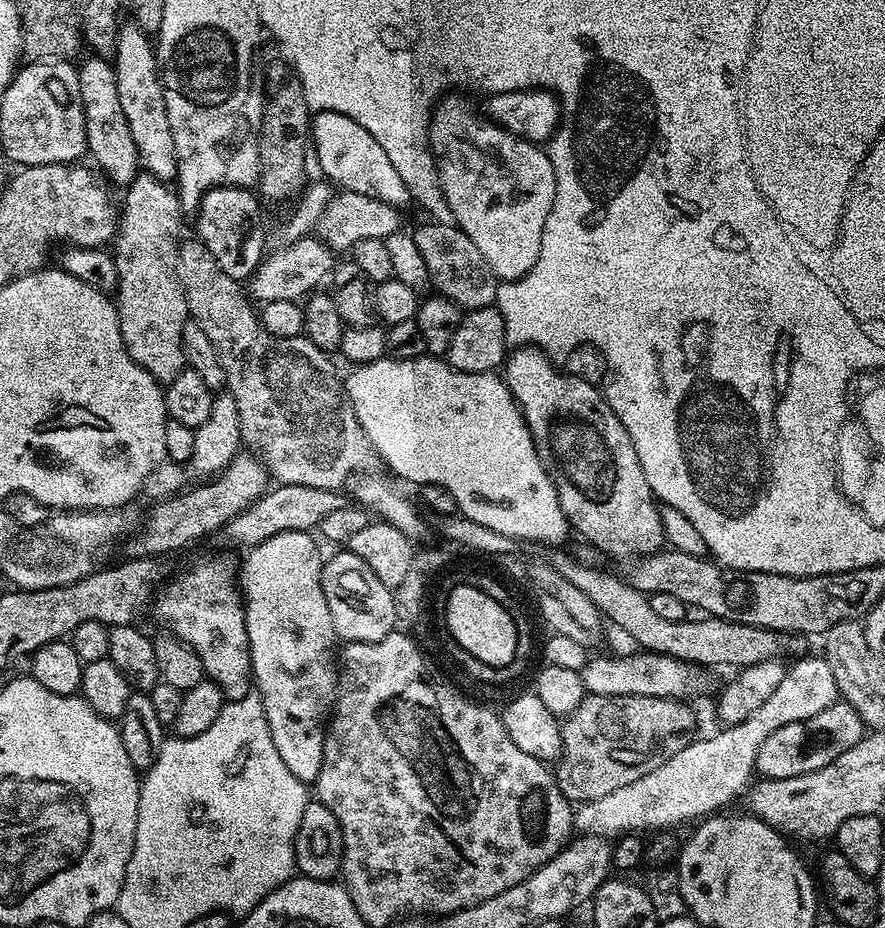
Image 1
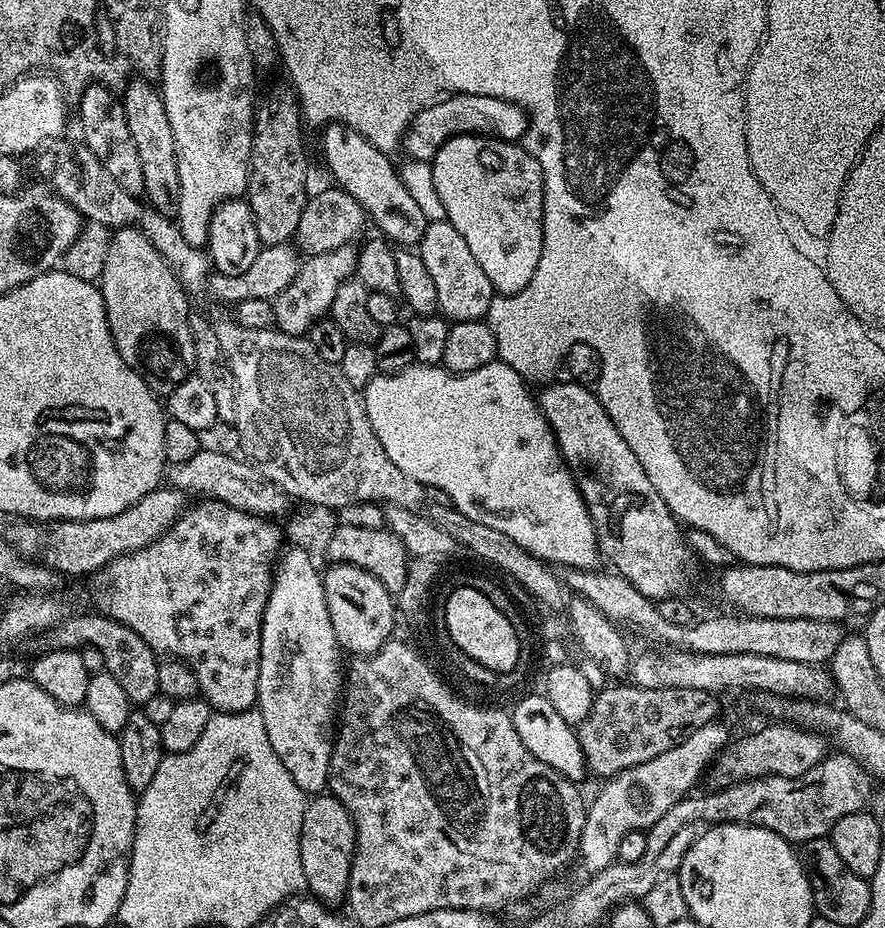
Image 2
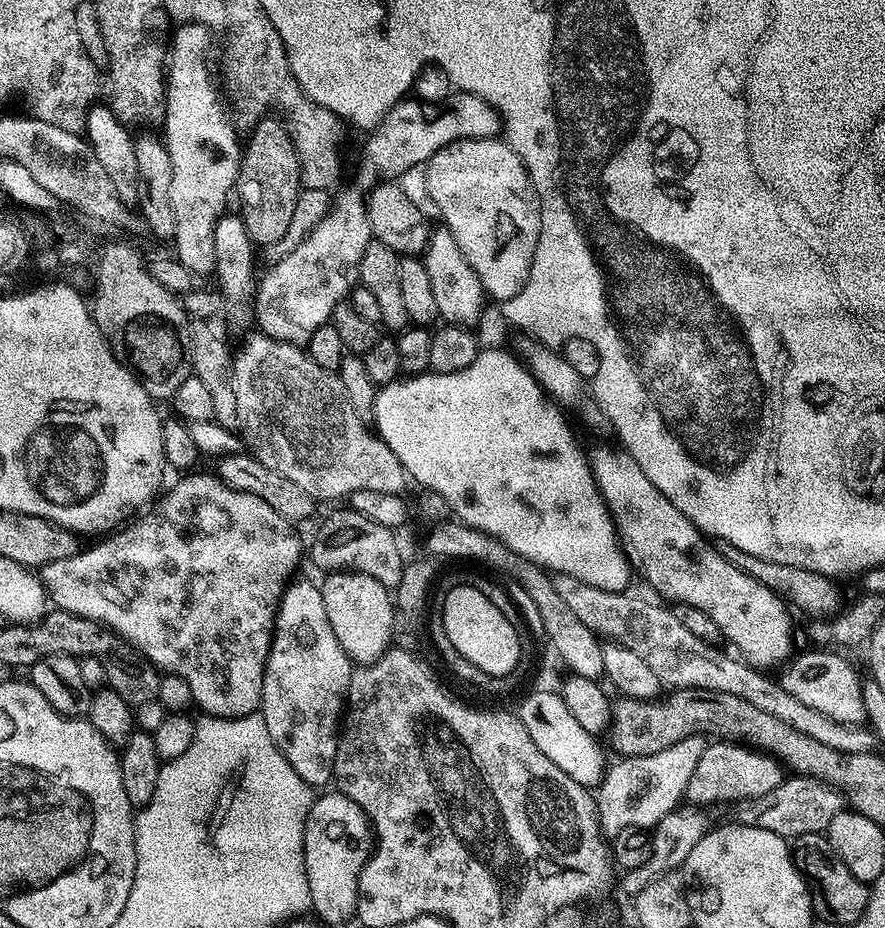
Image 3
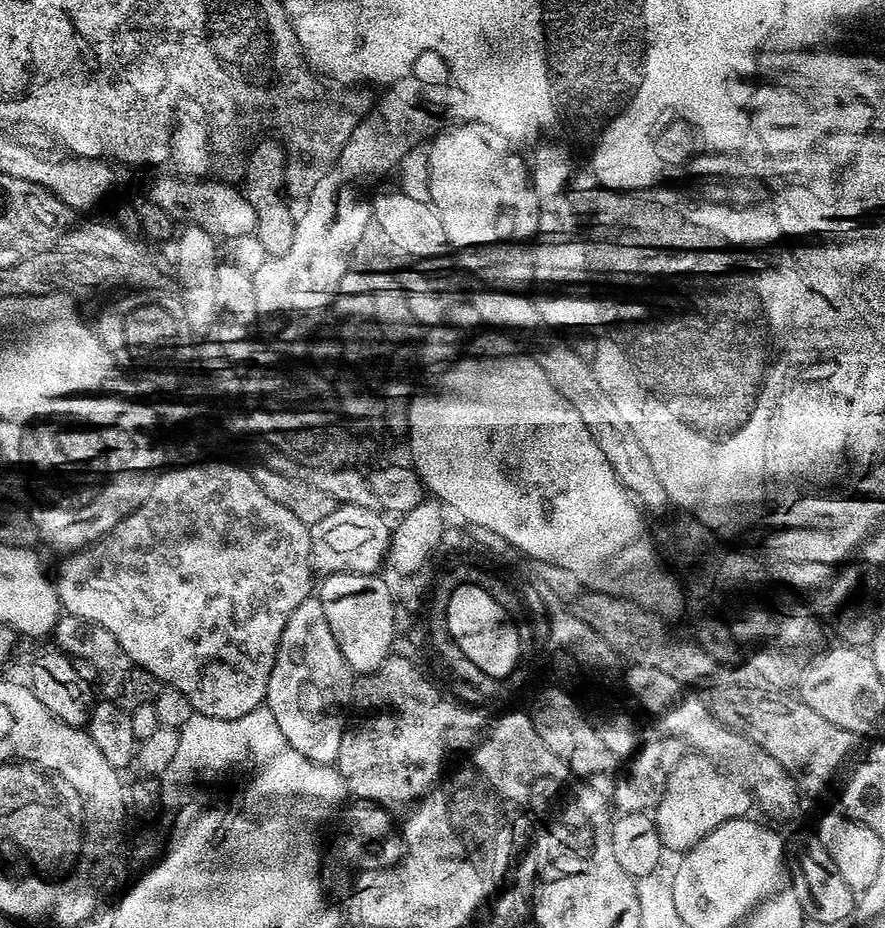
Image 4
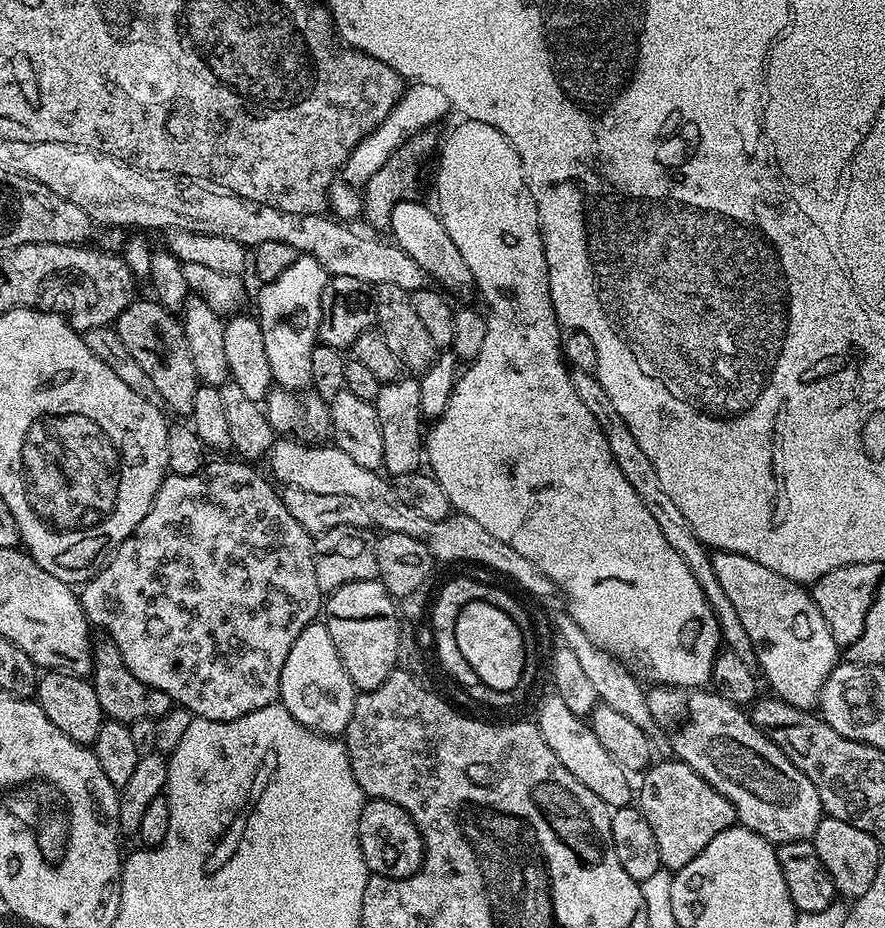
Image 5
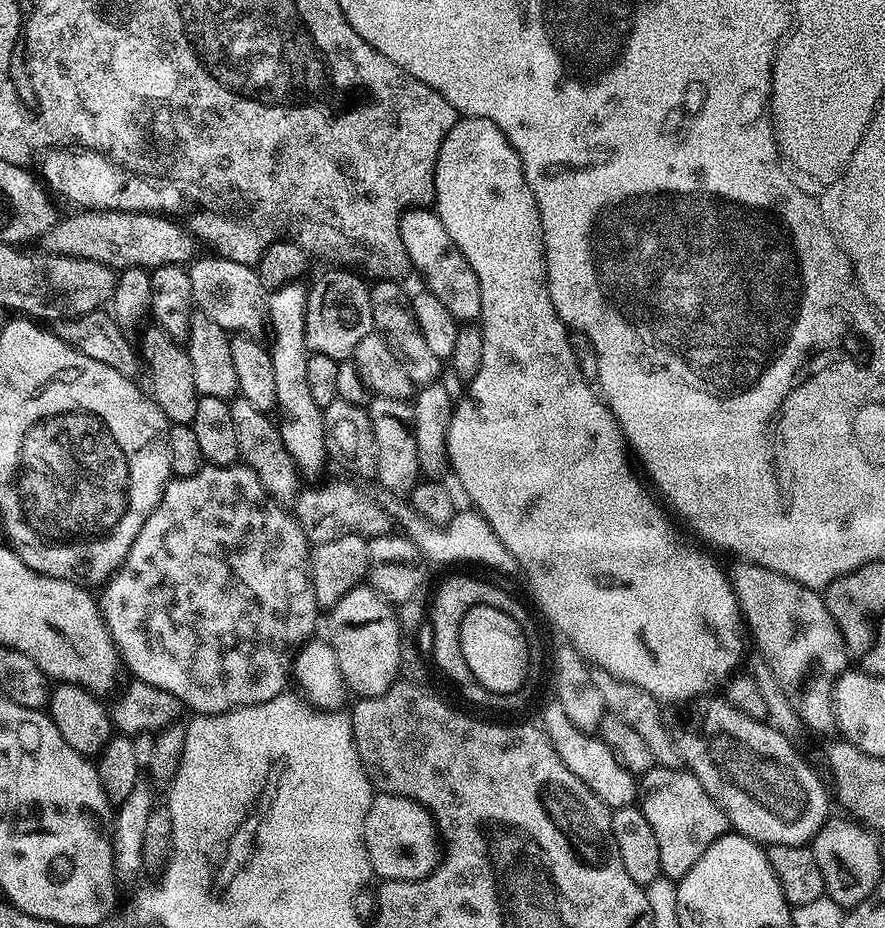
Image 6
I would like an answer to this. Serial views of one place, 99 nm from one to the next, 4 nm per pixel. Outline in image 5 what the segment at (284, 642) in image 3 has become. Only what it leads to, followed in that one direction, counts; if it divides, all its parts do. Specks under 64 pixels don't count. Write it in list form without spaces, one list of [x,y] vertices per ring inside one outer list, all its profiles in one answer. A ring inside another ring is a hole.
[[[327,623],[308,624],[306,630],[302,630],[298,638],[294,638],[290,654],[286,654],[286,666],[282,666],[280,679],[279,703],[310,731],[336,738],[344,733],[350,722],[350,714],[354,714],[357,695],[356,683],[350,678],[350,674],[346,674],[342,658],[338,658],[338,650],[334,646],[334,638],[330,638]]]

